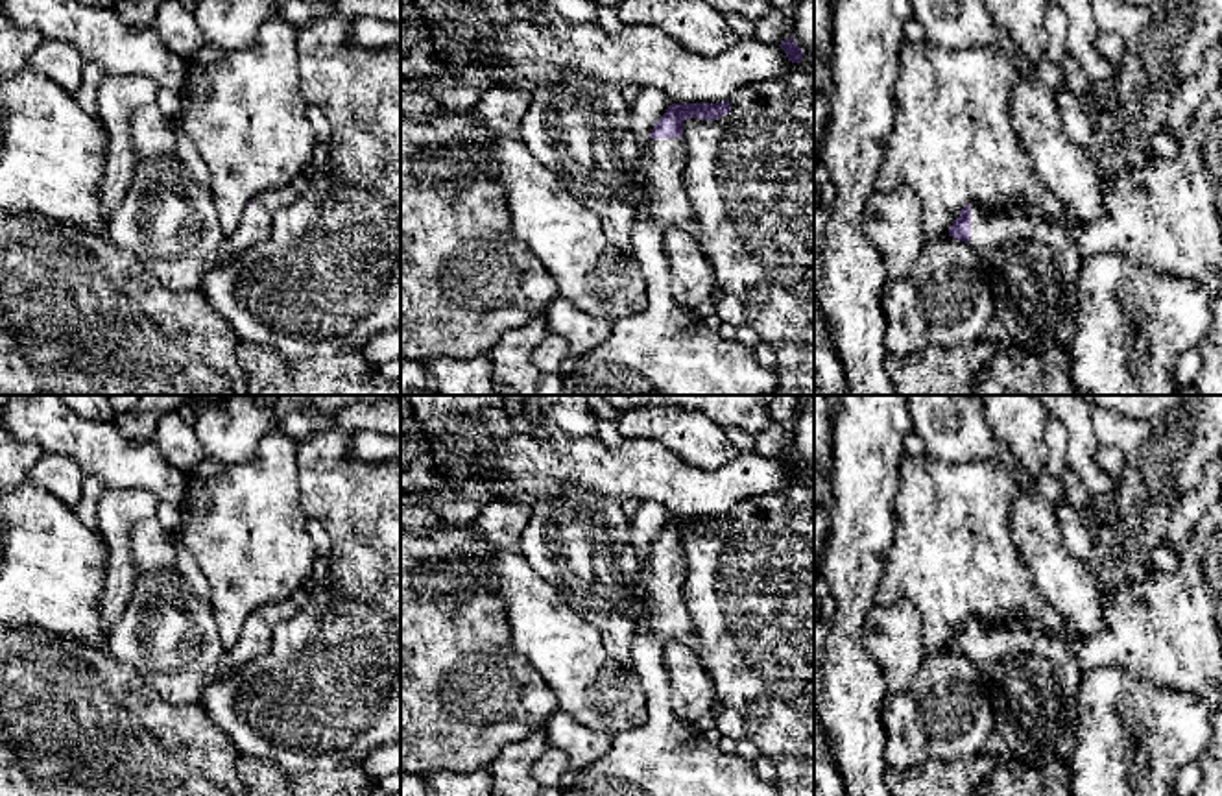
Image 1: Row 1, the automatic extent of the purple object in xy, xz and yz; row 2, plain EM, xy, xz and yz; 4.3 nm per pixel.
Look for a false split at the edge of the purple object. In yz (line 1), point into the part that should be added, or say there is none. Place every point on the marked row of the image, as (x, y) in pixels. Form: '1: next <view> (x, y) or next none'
1: next yz (1030, 263)

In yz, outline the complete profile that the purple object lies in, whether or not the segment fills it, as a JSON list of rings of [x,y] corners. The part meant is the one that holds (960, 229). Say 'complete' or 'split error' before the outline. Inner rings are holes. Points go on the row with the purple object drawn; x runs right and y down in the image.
split error | [[[965,205],[949,236],[969,244],[988,277],[993,327],[1032,353],[1069,351],[1076,334],[1078,268],[1082,253],[1063,227],[1047,216]]]

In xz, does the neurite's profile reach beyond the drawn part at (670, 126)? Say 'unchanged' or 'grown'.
grown

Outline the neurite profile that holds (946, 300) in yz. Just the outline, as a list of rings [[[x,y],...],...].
[[[952,236],[925,244],[905,279],[881,290],[888,353],[965,345],[993,331],[993,297],[975,249]]]

